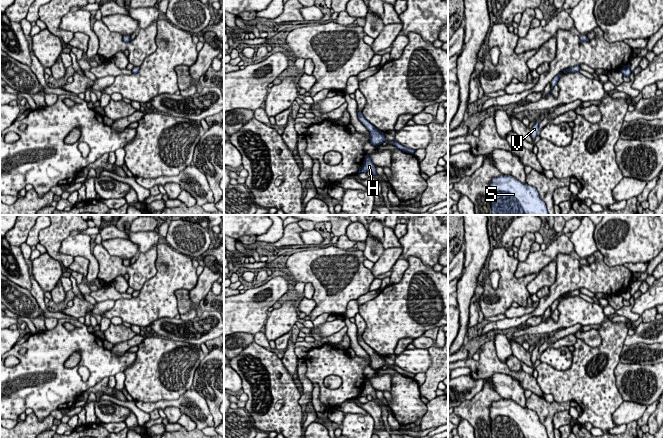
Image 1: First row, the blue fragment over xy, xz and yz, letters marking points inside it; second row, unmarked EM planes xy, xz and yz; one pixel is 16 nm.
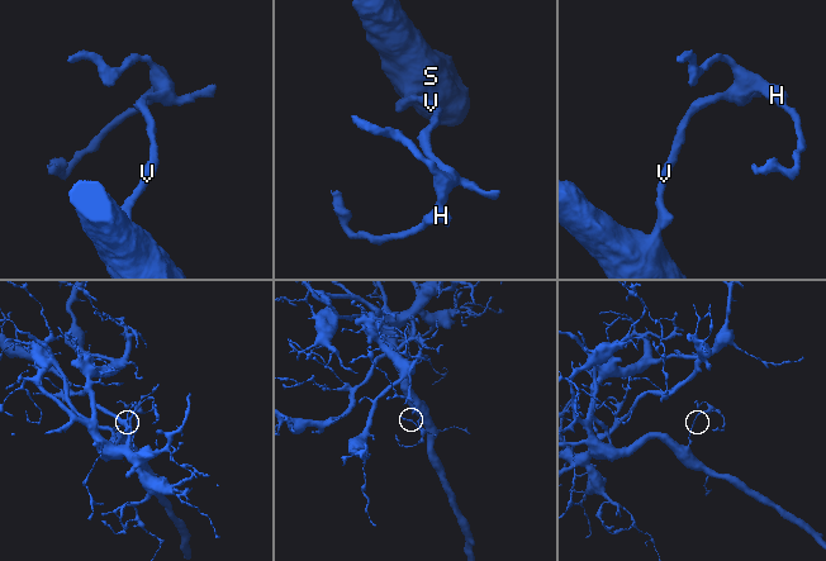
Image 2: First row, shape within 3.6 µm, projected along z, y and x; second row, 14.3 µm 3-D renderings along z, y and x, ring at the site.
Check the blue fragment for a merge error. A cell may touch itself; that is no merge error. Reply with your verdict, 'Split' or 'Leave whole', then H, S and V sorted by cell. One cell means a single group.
Leave whole. Groups: H S V

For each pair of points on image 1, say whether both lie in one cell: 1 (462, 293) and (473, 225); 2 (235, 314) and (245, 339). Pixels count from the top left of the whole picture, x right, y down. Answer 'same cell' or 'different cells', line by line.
1: same cell
2: different cells

